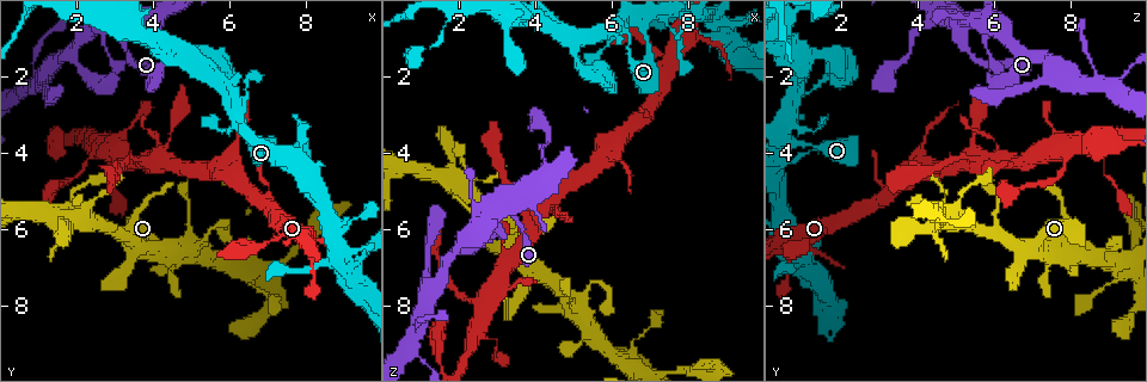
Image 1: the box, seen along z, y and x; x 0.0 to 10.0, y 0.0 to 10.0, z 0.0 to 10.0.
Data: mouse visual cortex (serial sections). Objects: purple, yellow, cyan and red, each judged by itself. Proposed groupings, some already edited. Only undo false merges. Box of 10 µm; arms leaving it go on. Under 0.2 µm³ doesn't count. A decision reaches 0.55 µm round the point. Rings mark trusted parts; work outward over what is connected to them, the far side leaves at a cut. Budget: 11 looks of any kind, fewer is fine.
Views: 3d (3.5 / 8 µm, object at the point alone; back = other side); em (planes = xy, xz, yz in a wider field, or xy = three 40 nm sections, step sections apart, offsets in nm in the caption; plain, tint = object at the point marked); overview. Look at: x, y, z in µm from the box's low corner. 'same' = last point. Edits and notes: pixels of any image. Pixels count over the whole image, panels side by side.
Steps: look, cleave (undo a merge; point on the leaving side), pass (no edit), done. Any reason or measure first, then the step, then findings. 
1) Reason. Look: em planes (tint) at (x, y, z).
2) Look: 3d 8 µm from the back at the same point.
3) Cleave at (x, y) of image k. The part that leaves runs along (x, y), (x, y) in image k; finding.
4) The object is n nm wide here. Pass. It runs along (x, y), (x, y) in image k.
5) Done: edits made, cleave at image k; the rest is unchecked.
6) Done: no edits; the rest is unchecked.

Narrows sharply. Look: 3d 3.5 µm at (0.80, 2.20, 9.10).

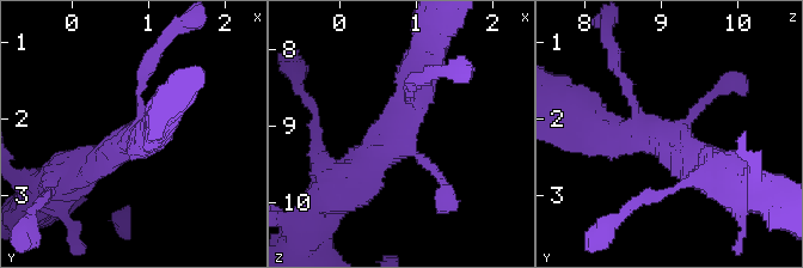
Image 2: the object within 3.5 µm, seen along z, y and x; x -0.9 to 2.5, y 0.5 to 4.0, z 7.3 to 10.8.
Look: em xy step 1 (tint) at (0.75, 2.30, 9.10).

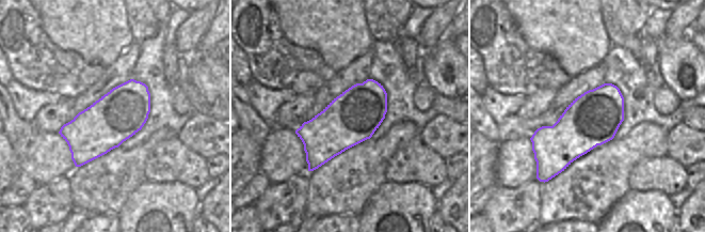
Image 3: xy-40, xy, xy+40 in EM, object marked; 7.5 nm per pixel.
Cut it another way. Look: em xy step 2 (tint) at the same point.

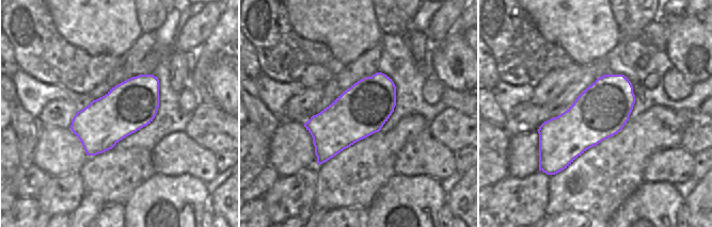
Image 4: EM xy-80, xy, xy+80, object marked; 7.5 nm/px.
Pass. It runs along (418, 66), (400, 136), (345, 186) in image 2; one cell here.

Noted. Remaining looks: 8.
Thin arm on a thick one. Look: 3d 3.5 µm at (3.95, 4.20, 5.60).

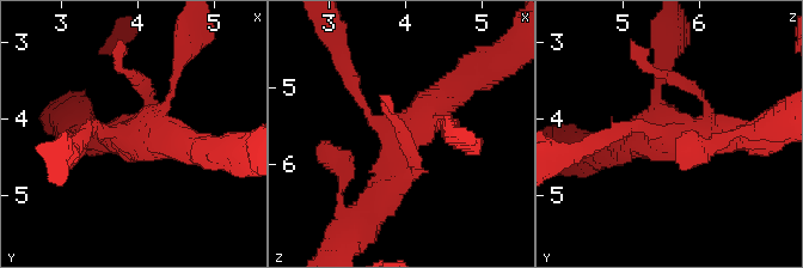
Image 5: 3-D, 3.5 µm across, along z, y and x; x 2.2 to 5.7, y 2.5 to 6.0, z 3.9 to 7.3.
Look: em xy step 1 (tint) at (3.95, 4.20, 5.65).

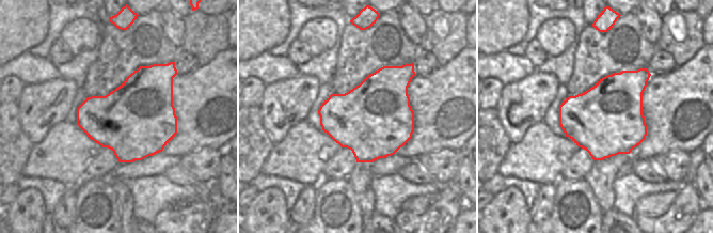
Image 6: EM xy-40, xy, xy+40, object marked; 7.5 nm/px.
Pass. One cell here.

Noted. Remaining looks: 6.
Look: 3d 3.5 µm at (6.80, 3.80, 0.75).

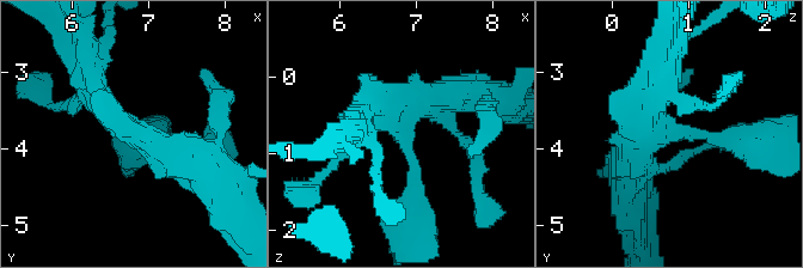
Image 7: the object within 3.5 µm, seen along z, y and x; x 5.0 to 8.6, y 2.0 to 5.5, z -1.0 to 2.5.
4 arms meet here; the arms are 300, 300, 300, 400 nm wide; shape alone is not enough. Look: em xy step 3 (tint) at (6.85, 3.80, 0.75).

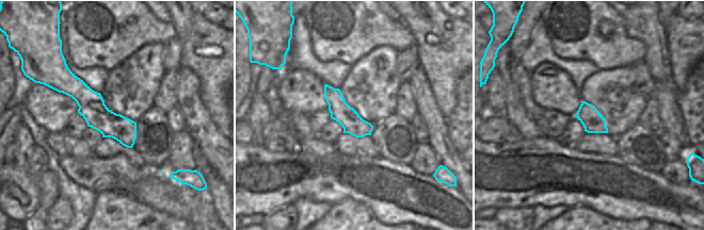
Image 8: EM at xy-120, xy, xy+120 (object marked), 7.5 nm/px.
Pass. It runs along (745, 142), (653, 131), (656, 91) in image 7; all the same cell.

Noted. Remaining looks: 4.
Three-way junction. Look: 3d 3.5 µm at (5.05, 1.55, 1.10).

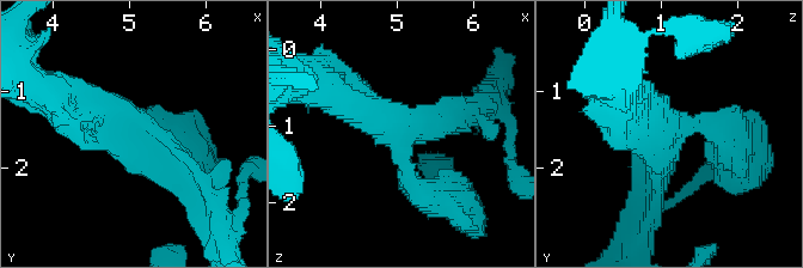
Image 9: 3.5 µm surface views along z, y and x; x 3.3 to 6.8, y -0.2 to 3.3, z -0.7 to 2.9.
3 arms meet here; the arms are 300, 300, 450 nm wide. Look: em planes (tint) at (5.00, 1.50, 1.05).

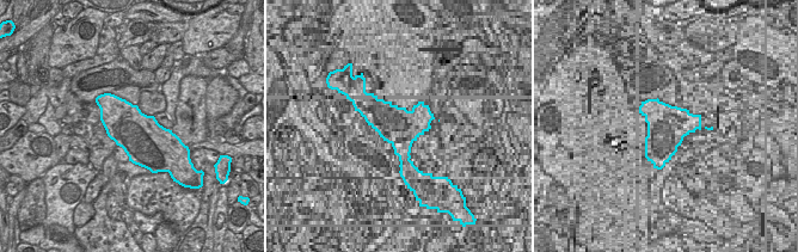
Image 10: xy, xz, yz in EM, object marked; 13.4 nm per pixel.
Pass. It runs along (189, 178), (160, 141), (68, 97) in image 9; all the same cell.

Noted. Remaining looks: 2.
Done: no edits; the rest is unchecked.

